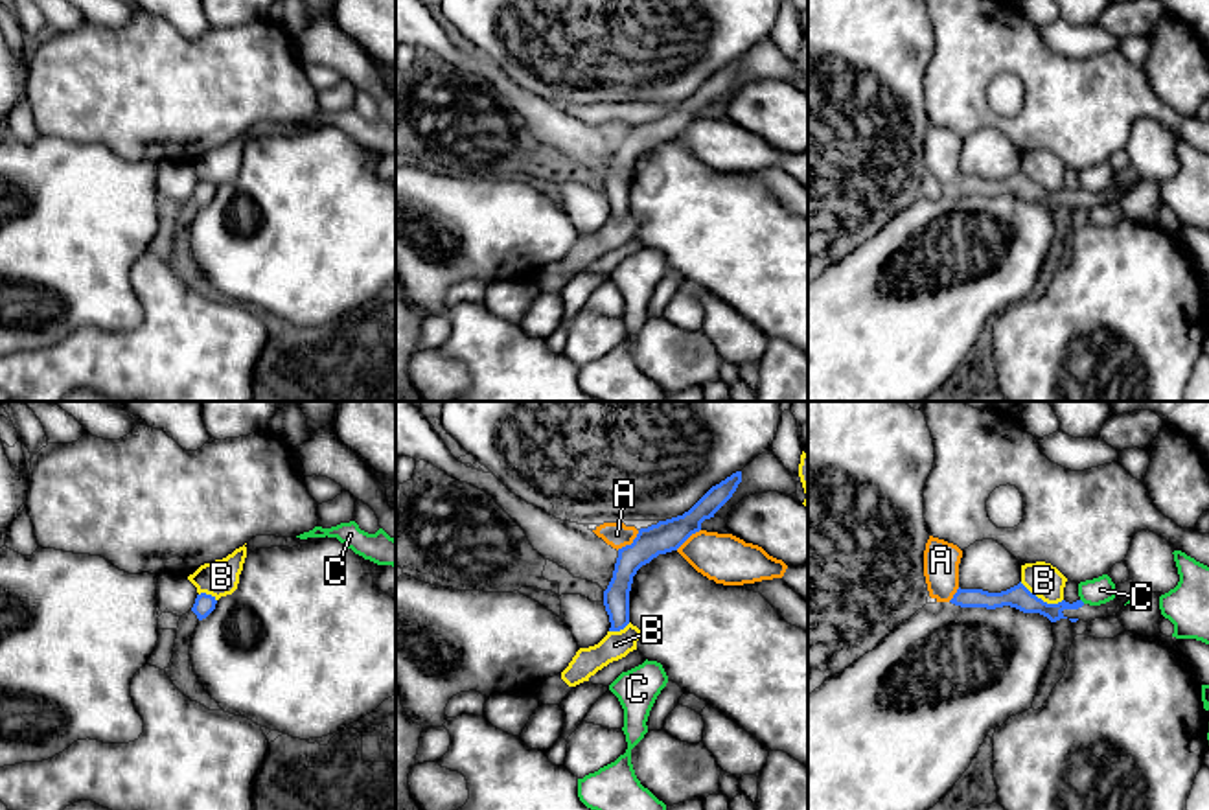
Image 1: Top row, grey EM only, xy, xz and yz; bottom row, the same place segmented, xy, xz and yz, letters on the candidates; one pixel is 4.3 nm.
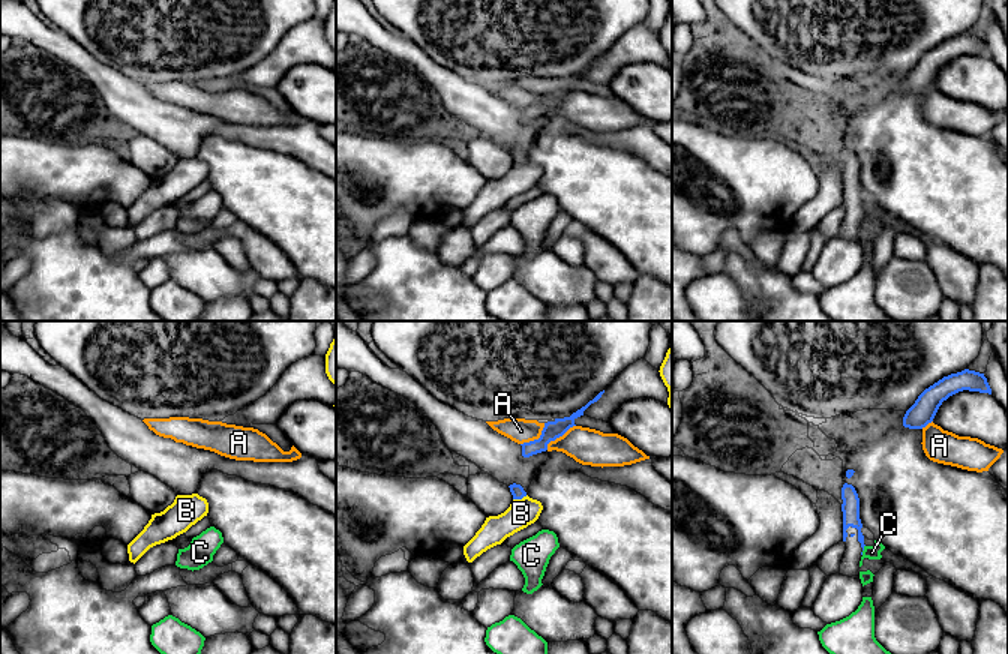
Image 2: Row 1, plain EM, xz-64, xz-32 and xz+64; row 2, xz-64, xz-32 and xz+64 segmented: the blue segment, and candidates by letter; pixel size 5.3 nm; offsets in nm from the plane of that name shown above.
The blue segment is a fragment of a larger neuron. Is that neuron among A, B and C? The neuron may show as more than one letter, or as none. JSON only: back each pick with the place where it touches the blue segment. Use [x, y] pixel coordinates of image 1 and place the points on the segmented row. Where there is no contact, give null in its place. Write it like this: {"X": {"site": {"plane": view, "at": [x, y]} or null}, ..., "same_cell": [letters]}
{"same_cell": []}

